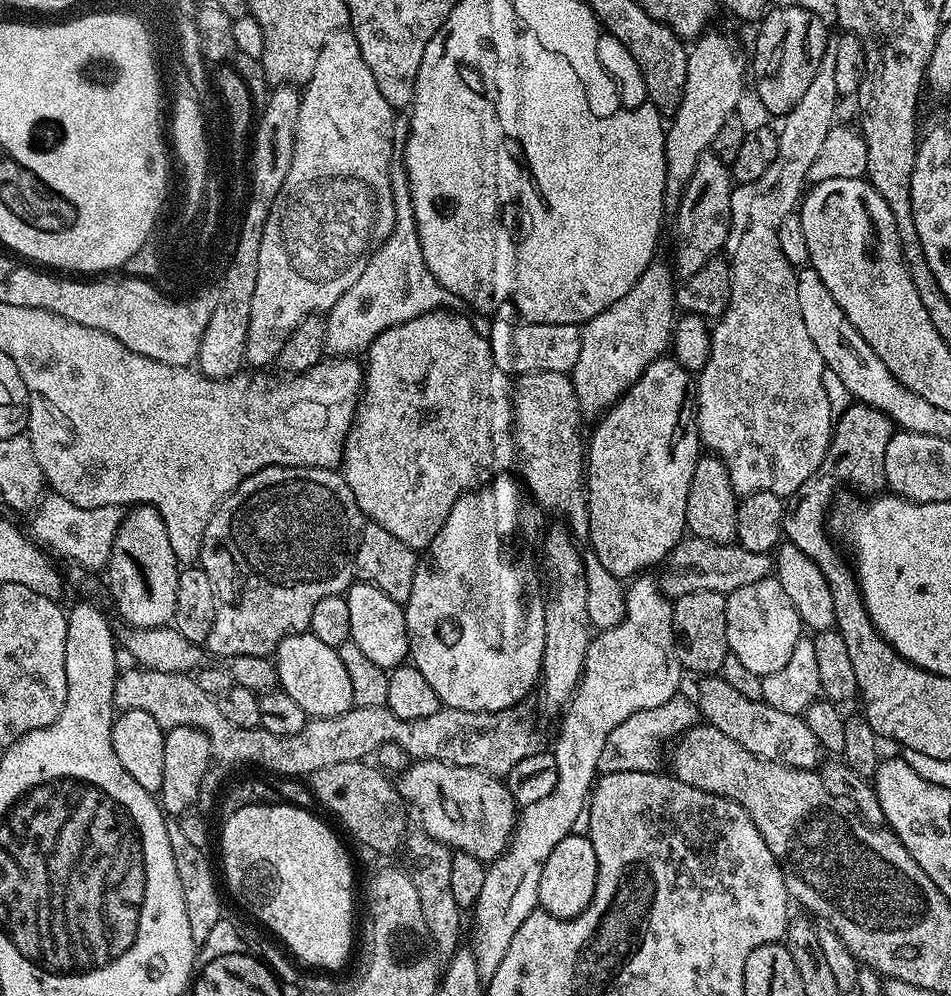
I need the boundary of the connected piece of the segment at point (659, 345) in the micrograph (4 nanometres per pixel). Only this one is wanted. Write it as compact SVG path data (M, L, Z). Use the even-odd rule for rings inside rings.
M660 258L653 259L648 269L638 278L638 282L634 282L631 290L622 294L622 298L618 298L614 306L602 310L602 314L590 318L580 328L582 354L578 354L578 362L572 367L570 375L576 397L585 413L596 411L599 413L615 404L655 360L661 359L669 351L678 319L677 285L673 269L669 265L667 268Z

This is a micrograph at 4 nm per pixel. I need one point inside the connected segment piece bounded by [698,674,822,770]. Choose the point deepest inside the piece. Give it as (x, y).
(772, 734)

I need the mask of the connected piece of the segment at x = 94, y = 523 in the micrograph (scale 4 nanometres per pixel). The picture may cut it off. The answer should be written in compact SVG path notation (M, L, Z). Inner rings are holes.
M48 494L40 501L40 507L35 509L34 515L31 517L31 519L33 518L31 535L49 553L57 552L58 555L73 560L72 564L81 569L100 568L100 570L104 570L107 569L114 538L118 534L120 523L124 520L125 515L125 509L120 506L83 508L66 498Z

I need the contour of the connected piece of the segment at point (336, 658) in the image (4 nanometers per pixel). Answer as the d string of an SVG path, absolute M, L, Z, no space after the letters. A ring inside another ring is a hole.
M311 630L295 632L282 638L274 653L274 663L279 687L296 701L308 718L341 716L354 705L354 690L350 690L350 678L337 649L326 646Z

